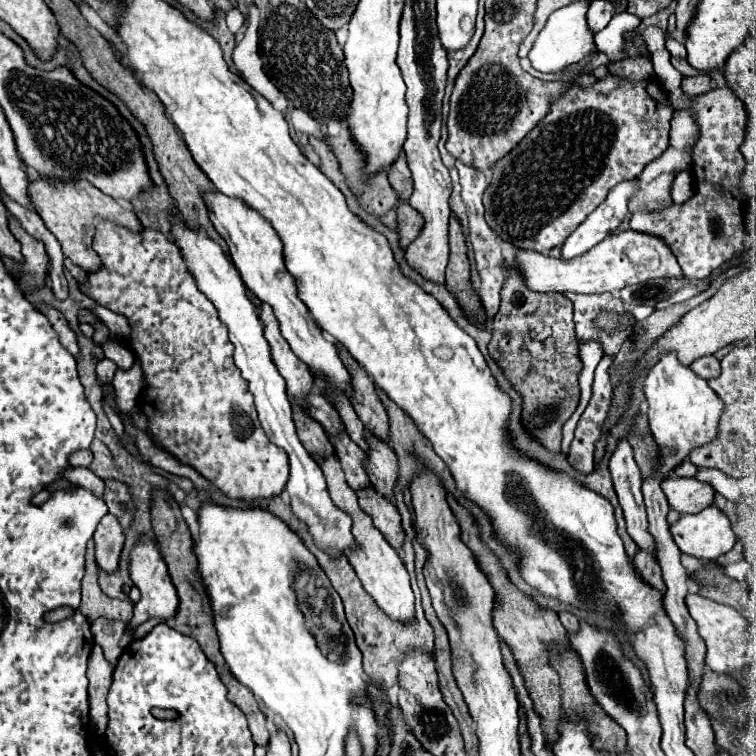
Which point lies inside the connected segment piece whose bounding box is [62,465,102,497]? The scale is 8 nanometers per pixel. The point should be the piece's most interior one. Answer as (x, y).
(81, 476)

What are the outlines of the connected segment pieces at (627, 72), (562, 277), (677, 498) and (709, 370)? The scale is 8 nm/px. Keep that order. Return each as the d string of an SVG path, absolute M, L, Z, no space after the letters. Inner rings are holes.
M630 57L620 63L610 63L608 69L610 69L610 73L616 73L616 75L632 79L632 81L642 81L642 79L654 77L654 69L652 69L652 63L648 57Z
M624 231L618 235L606 237L600 245L584 253L576 259L554 259L550 255L542 255L536 251L516 251L512 263L504 263L506 269L514 267L522 279L524 285L530 287L530 291L538 293L614 293L620 291L626 285L644 283L648 279L660 279L660 277L676 277L682 279L684 273L668 249L668 245L654 235L638 233L638 231Z
M668 477L662 483L662 491L670 507L682 515L700 513L714 499L714 489L708 483L700 483L698 479Z
M714 355L702 357L700 361L696 359L696 361L692 363L692 371L696 371L696 375L702 375L702 379L710 381L710 379L714 379L716 375L720 375L720 361L718 361Z

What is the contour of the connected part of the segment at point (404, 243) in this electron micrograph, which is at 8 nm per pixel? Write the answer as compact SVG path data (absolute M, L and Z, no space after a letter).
M400 203L396 207L396 213L398 213L398 237L400 237L400 247L406 249L414 239L416 235L420 233L422 229L422 217L414 213L414 209L408 205L408 203Z

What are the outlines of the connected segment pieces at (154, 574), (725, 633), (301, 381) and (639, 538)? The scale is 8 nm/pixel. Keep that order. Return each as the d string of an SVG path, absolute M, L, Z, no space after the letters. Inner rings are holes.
M140 535L138 541L134 543L132 551L130 551L130 579L132 583L140 589L142 593L142 599L134 605L134 617L132 617L132 629L136 629L140 623L148 621L150 617L160 617L160 619L170 619L176 609L178 609L178 595L176 595L176 589L168 577L168 569L166 569L166 563L154 543L152 537L148 535Z
M698 593L686 595L686 607L692 615L692 619L698 625L700 637L706 643L706 665L716 673L730 673L744 669L752 663L752 657L748 657L748 623L746 619L732 607L720 605L716 601L710 601Z
M262 303L260 307L260 323L264 325L264 337L268 339L268 345L272 347L272 361L276 363L280 375L284 377L288 393L296 399L296 405L302 405L304 397L310 393L312 383L314 383L312 373L308 371L308 367L304 367L304 361L300 361L294 355L286 339L280 335L278 321L272 309L268 307L268 303Z
M620 441L618 449L610 459L610 471L614 489L620 499L620 507L624 511L624 519L628 525L628 535L636 541L642 551L648 551L656 557L656 543L648 531L646 507L642 499L642 475L634 461L634 451L628 441Z

